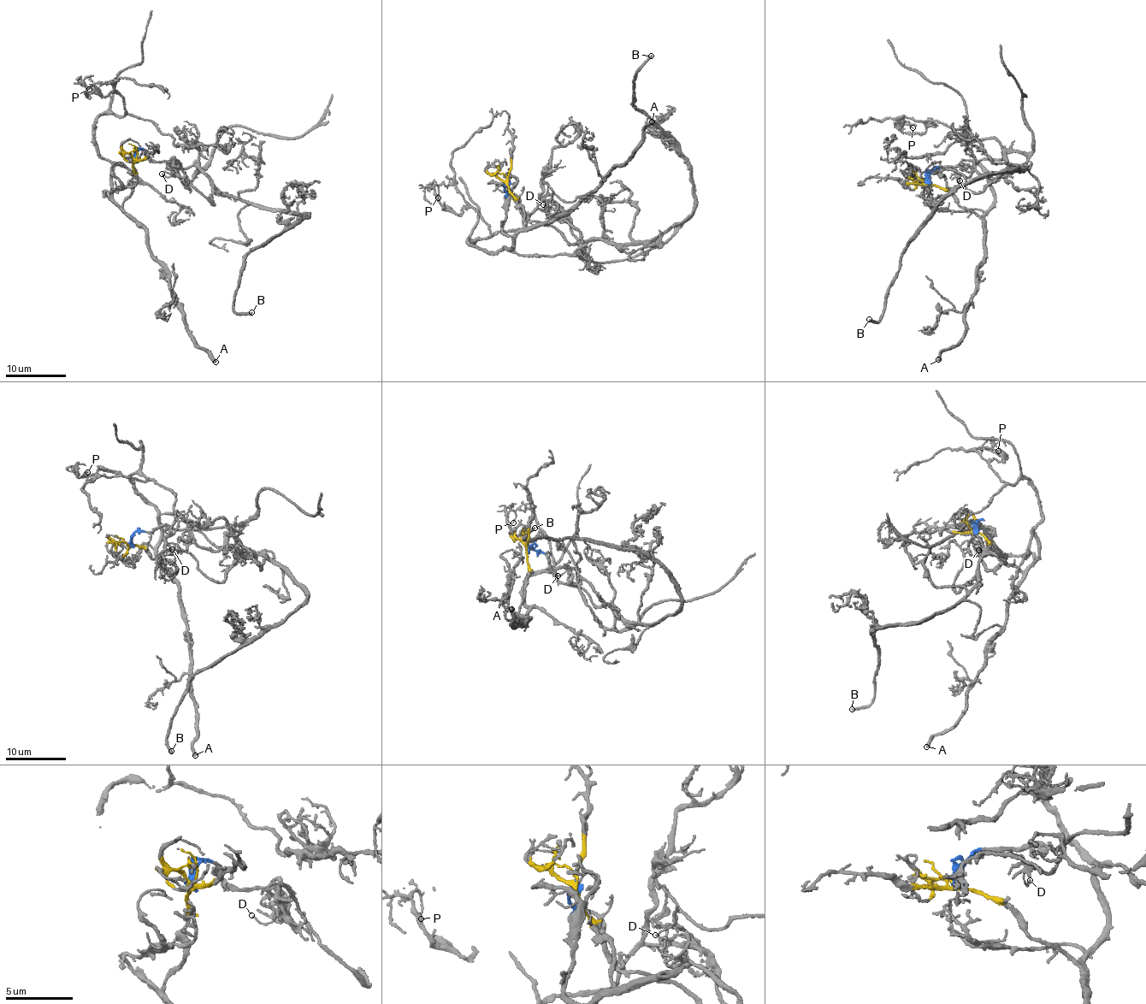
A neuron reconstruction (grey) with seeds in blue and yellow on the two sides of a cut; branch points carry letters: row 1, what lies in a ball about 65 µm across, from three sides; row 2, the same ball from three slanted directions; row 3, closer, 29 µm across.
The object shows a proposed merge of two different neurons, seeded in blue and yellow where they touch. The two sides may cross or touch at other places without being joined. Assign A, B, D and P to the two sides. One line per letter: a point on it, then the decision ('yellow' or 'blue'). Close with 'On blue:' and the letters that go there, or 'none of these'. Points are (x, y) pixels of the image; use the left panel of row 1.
A: place (215, 362); yellow
B: place (251, 312); blue
D: place (162, 174); blue
P: place (89, 89); yellow
On blue: B, D

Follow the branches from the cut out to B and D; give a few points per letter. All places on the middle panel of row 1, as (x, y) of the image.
B: (506, 181), (519, 209), (569, 244), (644, 243), (677, 226), (692, 178), (634, 104), (652, 56)
D: (506, 181), (519, 209), (581, 245), (586, 262), (578, 231), (559, 217), (552, 198), (542, 203)

